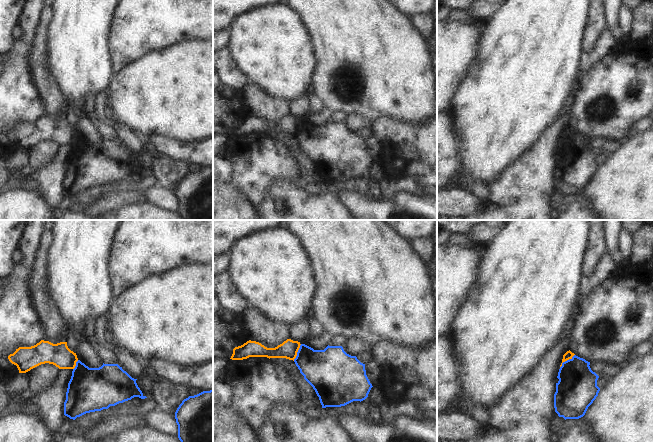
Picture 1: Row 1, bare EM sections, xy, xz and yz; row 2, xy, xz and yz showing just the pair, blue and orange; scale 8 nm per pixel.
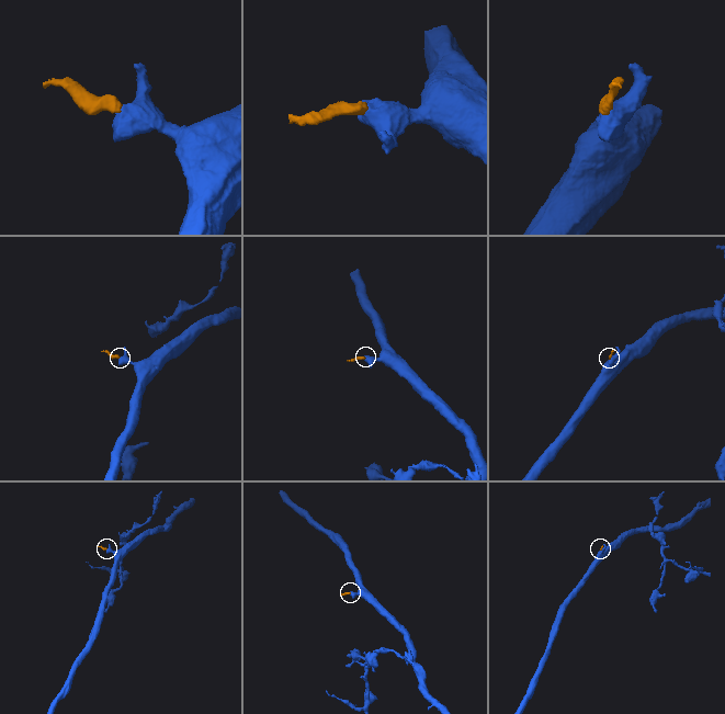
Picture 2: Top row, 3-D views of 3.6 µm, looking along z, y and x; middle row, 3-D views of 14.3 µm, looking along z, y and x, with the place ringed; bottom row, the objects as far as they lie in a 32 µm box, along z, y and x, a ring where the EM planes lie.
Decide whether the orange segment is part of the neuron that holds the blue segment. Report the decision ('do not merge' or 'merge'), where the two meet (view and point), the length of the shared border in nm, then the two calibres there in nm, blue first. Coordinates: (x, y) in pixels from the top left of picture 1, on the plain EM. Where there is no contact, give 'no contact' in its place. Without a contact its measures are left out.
do not merge | yz (567, 136) | 160 nm | 320/70 nm

